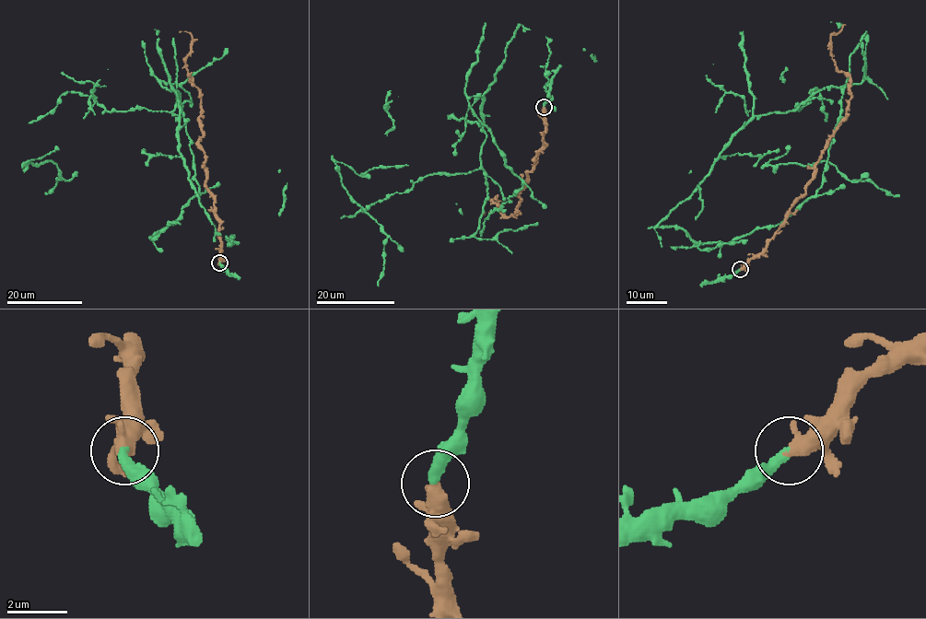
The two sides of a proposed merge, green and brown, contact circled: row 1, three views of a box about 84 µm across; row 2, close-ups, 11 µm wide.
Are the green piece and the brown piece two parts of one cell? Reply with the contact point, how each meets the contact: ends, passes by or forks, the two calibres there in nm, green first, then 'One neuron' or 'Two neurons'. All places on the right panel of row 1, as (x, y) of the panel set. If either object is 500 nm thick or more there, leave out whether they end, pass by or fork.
Place: (740, 269). Thickness 340 nm (green) against 500 nm. One neuron

